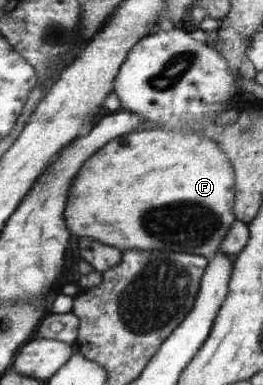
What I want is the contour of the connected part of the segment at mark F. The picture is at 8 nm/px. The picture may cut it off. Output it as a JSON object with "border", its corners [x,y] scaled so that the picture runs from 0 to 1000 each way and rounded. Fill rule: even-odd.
{"border":[[[570,335],[529,338],[521,345],[475,348],[456,358],[433,361],[380,392],[365,392],[346,410],[335,410],[319,431],[297,444],[285,465],[274,468],[274,527],[259,527],[259,548],[240,548],[251,569],[259,558],[259,600],[297,616],[350,616],[365,631],[433,642],[433,647],[639,647],[662,657],[707,657],[722,662],[772,665],[787,678],[806,673],[829,655],[829,639],[844,621],[859,616],[878,579],[894,571],[894,449],[882,423],[871,421],[863,403],[829,382],[814,364],[787,356],[787,345],[745,351],[745,345],[707,345],[692,338]]]}

